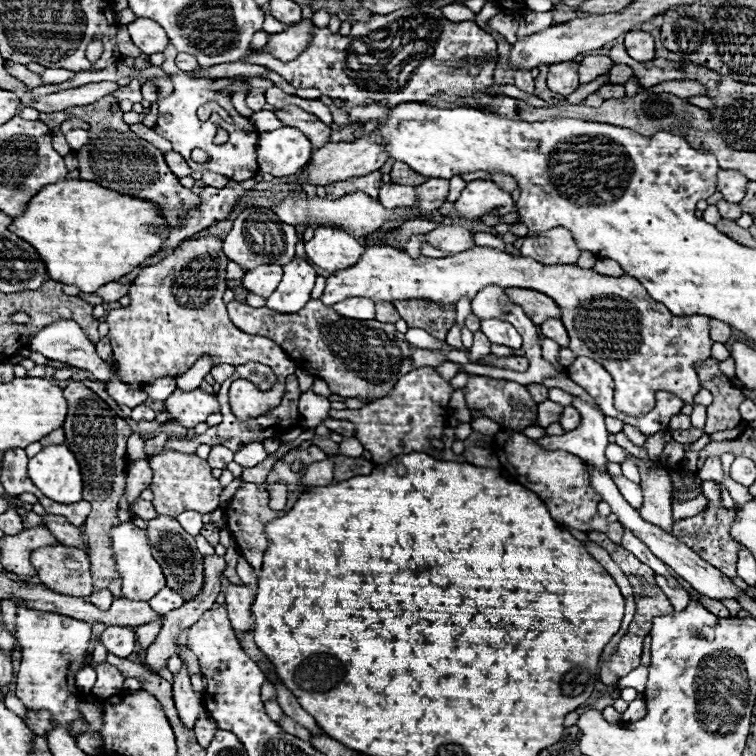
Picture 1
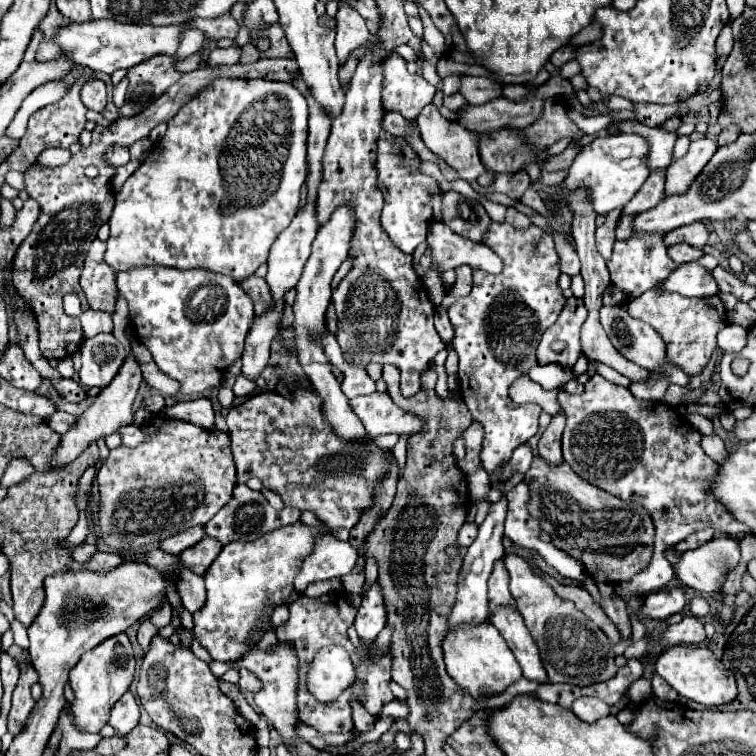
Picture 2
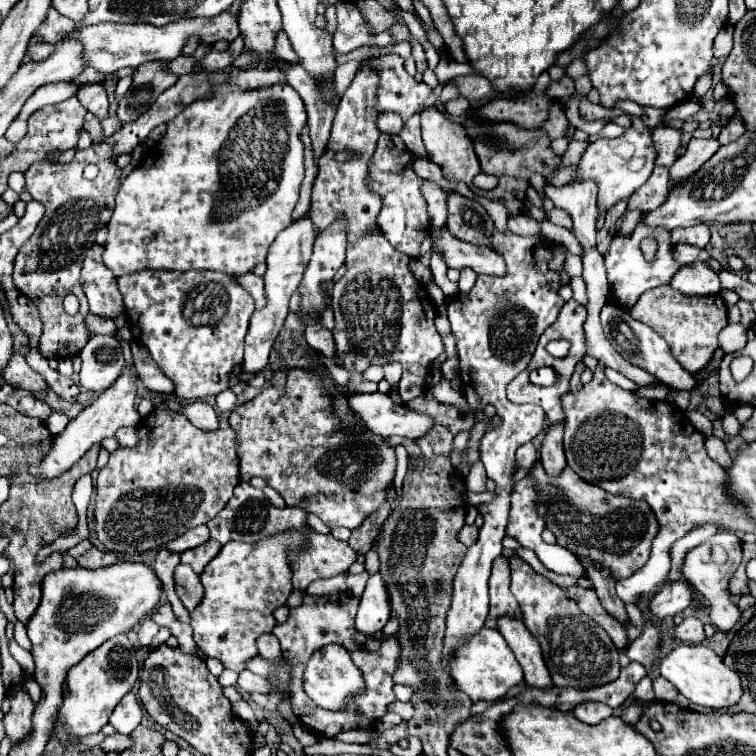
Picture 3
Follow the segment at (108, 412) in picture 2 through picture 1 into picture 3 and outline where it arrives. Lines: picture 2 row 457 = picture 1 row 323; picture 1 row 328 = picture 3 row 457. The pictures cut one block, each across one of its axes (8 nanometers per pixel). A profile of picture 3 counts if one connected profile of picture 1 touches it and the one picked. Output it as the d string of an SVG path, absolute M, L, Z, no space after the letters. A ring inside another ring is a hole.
M130 368L124 370L124 376L108 388L108 392L102 392L90 406L86 406L74 420L68 422L68 426L54 436L50 450L42 456L42 462L36 466L30 466L30 474L38 478L56 478L64 472L68 472L94 444L100 444L104 438L114 436L118 428L122 426L136 426L140 422L140 414L134 408L134 398L136 398L136 376L130 372Z

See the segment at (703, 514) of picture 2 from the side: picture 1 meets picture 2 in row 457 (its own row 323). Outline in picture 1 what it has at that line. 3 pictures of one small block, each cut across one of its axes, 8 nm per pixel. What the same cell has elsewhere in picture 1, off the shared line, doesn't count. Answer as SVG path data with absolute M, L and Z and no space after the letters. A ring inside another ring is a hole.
M368 246L358 260L358 264L334 272L326 280L326 288L322 294L322 302L326 306L336 304L336 300L346 300L352 296L358 298L370 298L372 302L392 302L392 300L432 300L434 304L456 304L460 298L470 298L486 288L486 286L502 286L502 288L530 288L538 290L546 296L550 296L560 312L562 312L562 322L568 330L570 336L570 350L576 356L588 356L596 362L600 362L610 376L614 378L614 406L616 410L628 414L628 416L640 416L646 414L654 408L654 396L658 390L666 390L676 394L680 400L686 404L694 406L692 410L692 426L702 428L706 424L706 406L694 404L694 396L698 394L700 380L694 370L694 364L700 360L710 358L710 348L712 348L712 338L710 338L710 328L708 328L708 318L704 316L674 316L664 308L664 304L652 300L652 296L644 290L644 286L632 278L632 276L598 276L592 270L578 268L576 264L536 264L536 260L528 260L524 256L510 256L506 252L500 252L496 248L488 246L476 246L468 252L456 254L456 256L444 256L444 258L410 258L406 252L400 252L398 248L392 246Z

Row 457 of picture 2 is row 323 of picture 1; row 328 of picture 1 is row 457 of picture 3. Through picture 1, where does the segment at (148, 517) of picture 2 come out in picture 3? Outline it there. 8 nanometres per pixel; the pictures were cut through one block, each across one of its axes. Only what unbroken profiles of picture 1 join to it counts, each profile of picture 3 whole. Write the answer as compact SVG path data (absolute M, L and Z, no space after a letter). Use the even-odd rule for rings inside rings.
M162 402L154 412L144 416L138 430L138 444L134 448L118 448L110 454L108 466L96 480L96 506L94 506L94 530L98 540L108 552L134 556L158 550L170 540L182 536L190 528L212 520L232 498L232 490L240 482L236 432L234 428L202 432L194 428L186 416L168 408Z

